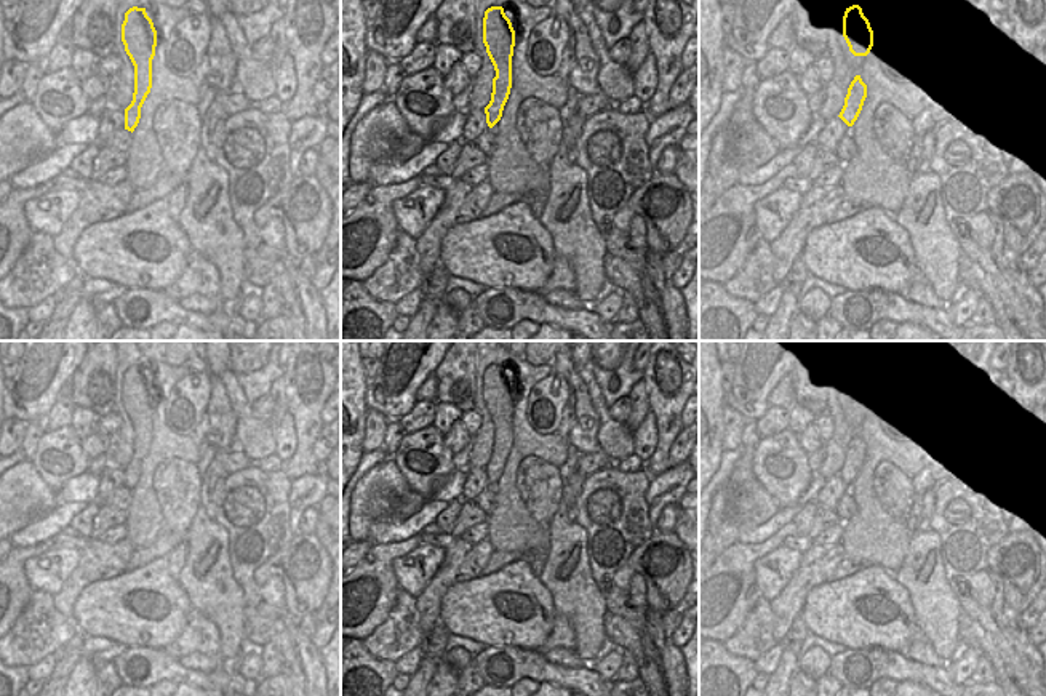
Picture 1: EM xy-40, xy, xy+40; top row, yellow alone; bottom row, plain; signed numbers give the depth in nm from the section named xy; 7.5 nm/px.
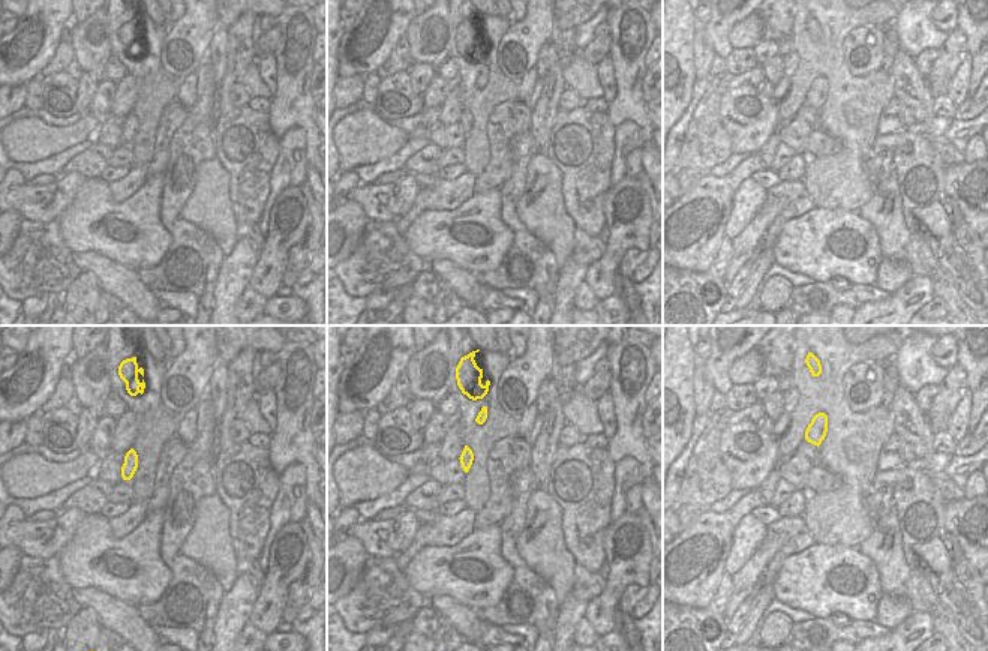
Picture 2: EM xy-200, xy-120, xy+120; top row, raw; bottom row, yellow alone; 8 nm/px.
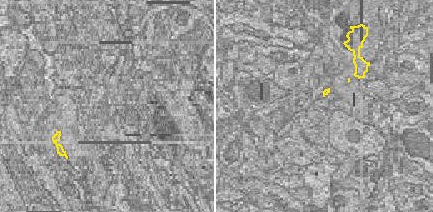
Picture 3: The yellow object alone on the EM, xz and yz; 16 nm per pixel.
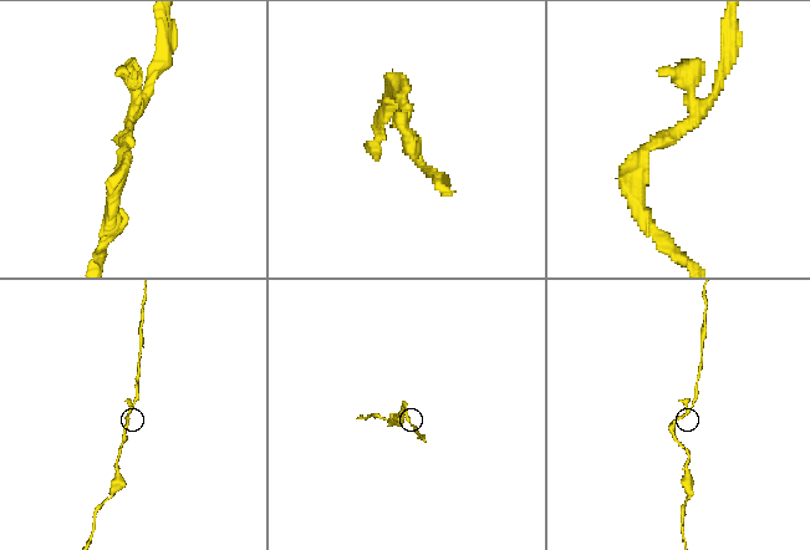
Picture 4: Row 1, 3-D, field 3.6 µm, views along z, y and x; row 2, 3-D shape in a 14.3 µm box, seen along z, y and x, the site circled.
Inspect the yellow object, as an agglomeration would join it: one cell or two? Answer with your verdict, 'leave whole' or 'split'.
split

